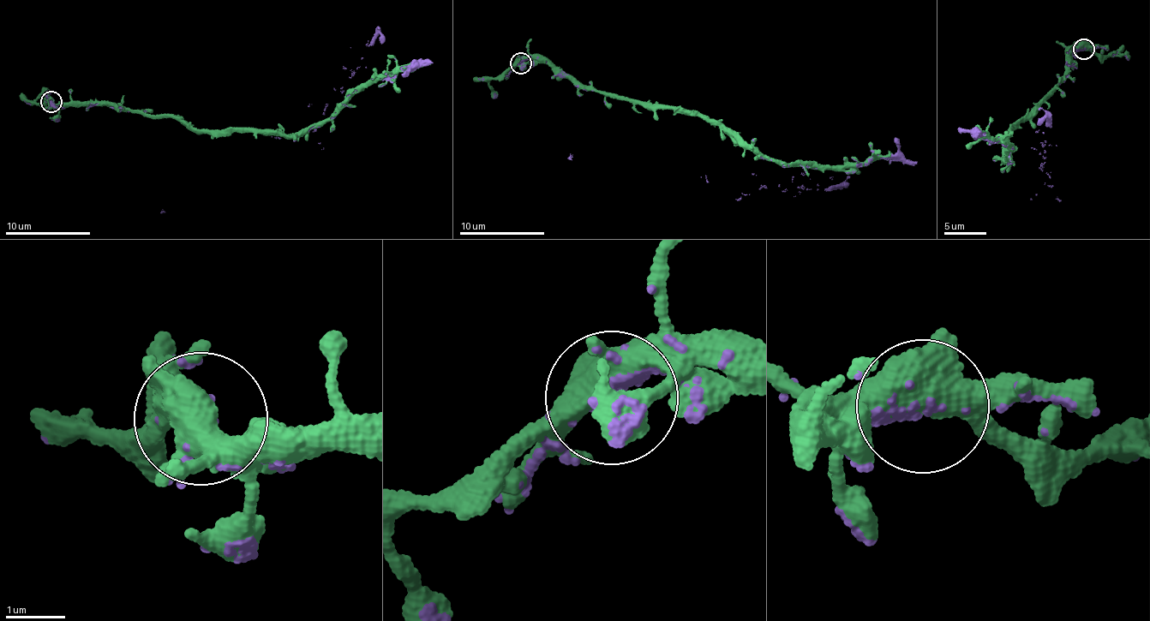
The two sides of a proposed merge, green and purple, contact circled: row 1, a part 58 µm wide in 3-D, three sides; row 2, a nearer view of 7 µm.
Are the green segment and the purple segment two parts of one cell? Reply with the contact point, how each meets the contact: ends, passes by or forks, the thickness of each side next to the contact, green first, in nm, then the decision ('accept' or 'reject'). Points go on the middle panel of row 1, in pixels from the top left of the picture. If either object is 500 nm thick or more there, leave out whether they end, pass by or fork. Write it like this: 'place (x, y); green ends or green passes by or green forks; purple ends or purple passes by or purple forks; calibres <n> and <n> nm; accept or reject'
place (521, 63); green forks; purple passes by; calibres 480 and 110 nm; accept

